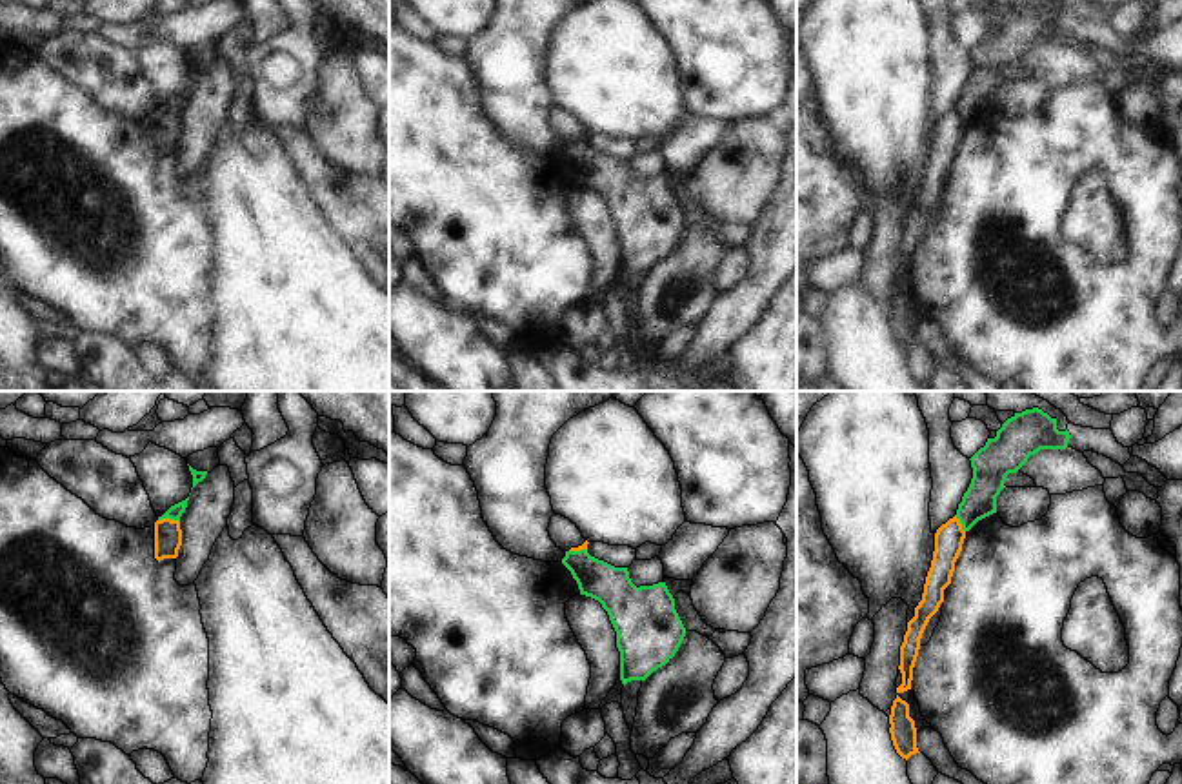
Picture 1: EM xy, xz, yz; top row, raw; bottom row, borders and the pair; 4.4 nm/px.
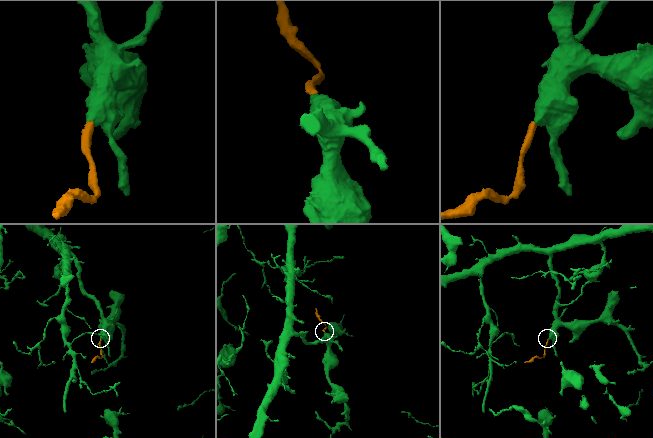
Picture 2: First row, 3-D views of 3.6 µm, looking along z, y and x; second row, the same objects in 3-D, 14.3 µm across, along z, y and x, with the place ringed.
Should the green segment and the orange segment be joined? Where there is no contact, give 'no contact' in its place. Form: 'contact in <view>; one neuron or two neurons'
contact in xy; two neurons

